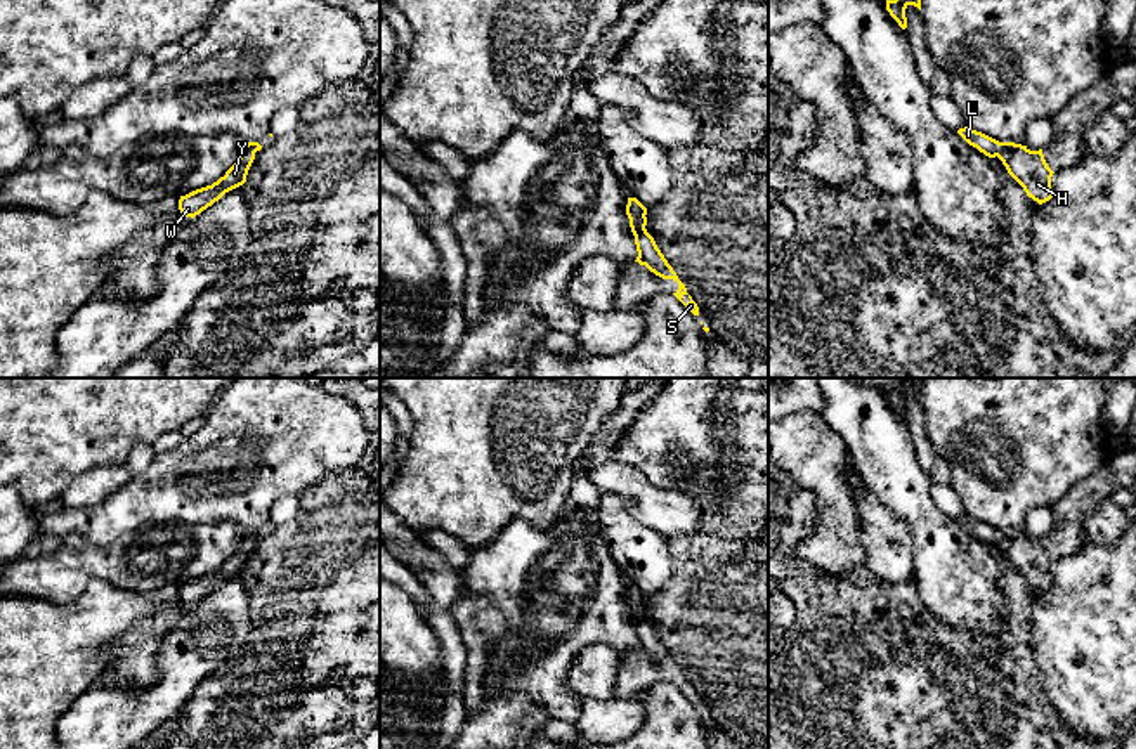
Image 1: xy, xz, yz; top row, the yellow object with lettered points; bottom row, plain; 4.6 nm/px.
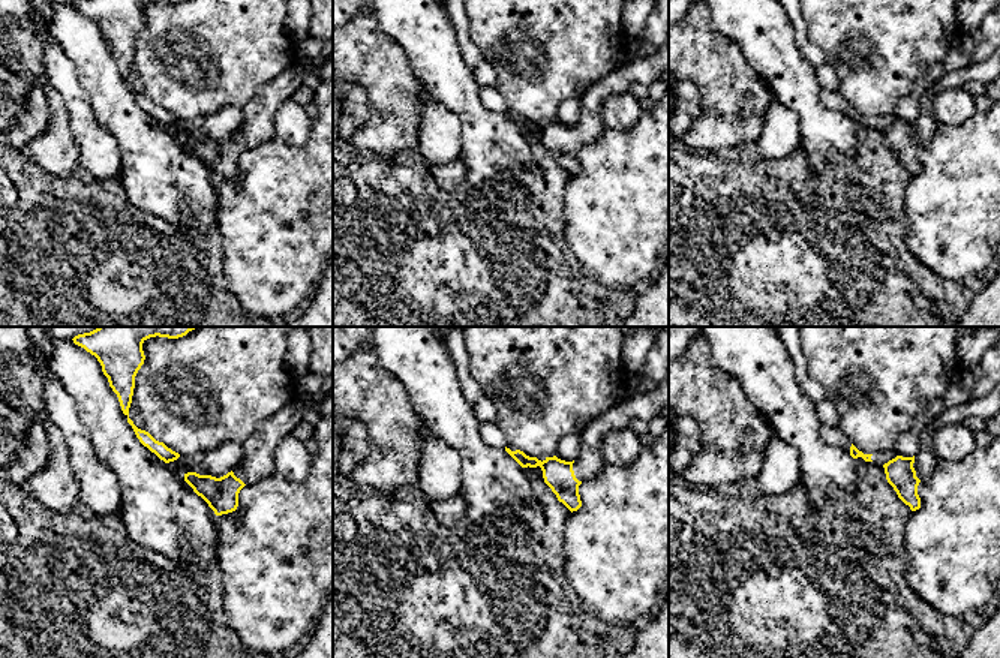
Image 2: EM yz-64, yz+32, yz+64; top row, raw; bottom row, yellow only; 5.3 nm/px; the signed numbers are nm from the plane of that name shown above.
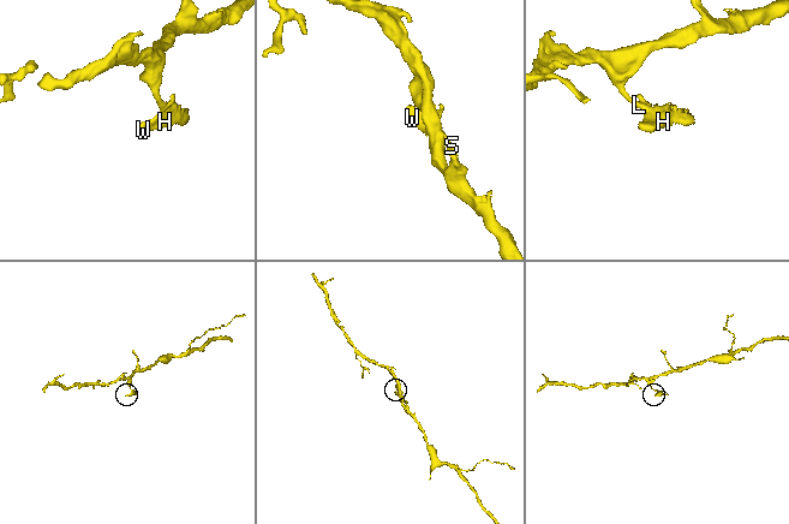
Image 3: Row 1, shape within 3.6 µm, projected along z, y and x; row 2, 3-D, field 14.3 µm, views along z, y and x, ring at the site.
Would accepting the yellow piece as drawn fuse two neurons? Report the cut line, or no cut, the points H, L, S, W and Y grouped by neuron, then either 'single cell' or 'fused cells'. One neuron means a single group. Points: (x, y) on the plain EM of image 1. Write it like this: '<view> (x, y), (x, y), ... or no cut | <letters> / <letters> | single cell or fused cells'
yz (1015, 533), (998, 545) | H S W Y / L | fused cells

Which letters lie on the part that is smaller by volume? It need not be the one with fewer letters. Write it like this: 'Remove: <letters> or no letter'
Remove: H, S, W, Y

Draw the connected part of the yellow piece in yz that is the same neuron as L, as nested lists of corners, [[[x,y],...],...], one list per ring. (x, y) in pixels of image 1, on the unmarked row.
[[[968,515],[959,517],[957,522],[973,536],[976,536],[980,541],[983,541],[989,546],[996,546],[1006,537],[1013,536],[1015,531],[999,531],[982,520],[971,518]]]

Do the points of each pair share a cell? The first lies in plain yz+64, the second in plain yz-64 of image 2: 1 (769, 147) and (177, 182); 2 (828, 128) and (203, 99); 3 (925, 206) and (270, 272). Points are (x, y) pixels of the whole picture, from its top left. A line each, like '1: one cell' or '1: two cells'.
1: two cells
2: two cells
3: one cell

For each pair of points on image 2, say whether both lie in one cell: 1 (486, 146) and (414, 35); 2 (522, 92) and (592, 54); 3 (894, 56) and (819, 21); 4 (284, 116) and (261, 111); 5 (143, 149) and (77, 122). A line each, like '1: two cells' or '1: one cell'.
1: one cell
2: one cell
3: one cell
4: two cells
5: two cells

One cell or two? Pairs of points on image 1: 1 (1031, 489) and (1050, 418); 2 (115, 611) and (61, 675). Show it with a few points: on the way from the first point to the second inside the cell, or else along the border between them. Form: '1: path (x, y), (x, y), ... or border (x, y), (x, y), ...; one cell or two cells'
1: path (1031, 472), (1032, 436); one cell
2: path (97, 625), (65, 657); one cell

